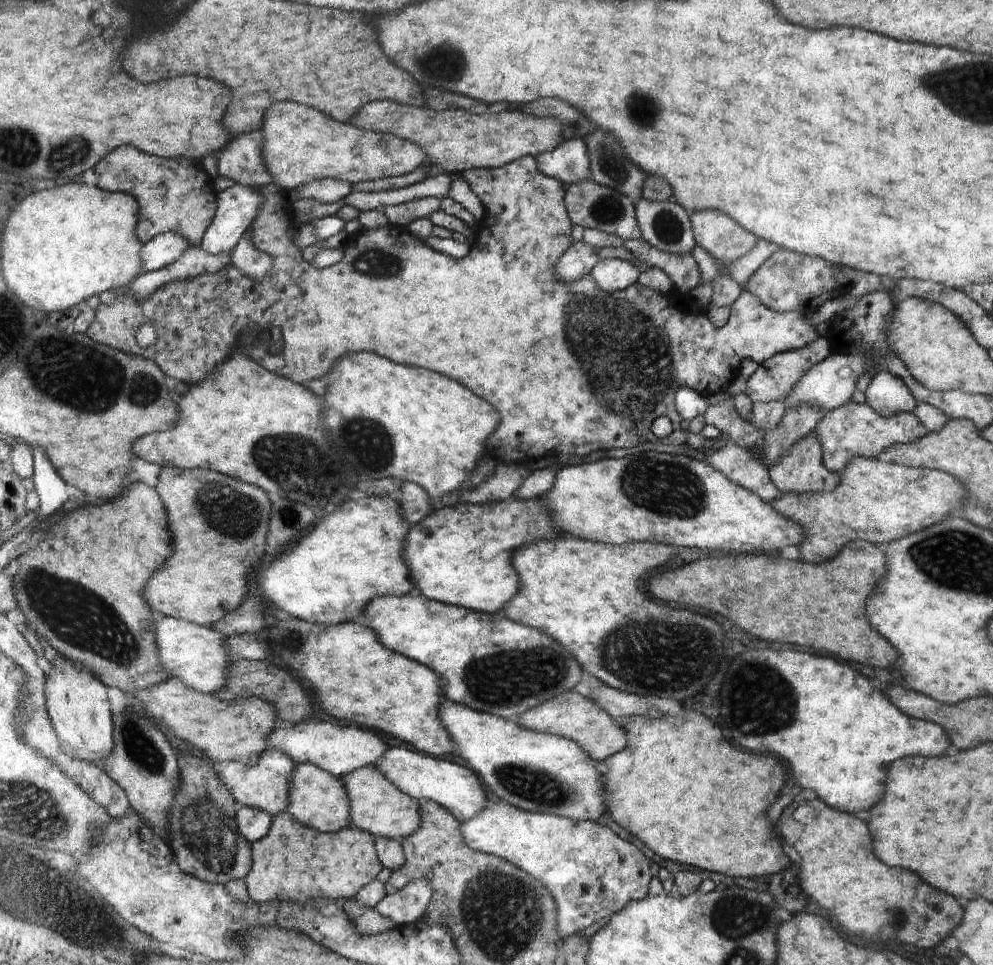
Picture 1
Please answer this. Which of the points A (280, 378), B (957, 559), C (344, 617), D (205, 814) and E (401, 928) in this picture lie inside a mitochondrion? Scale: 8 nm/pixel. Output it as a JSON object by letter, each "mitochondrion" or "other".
{"A":"other","B":"mitochondrion","C":"other","D":"mitochondrion","E":"other"}

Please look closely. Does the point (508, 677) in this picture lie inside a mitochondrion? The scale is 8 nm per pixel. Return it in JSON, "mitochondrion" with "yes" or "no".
{"mitochondrion":"yes"}

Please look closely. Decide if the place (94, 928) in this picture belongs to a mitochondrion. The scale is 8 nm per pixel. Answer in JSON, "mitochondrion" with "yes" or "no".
{"mitochondrion":"yes"}

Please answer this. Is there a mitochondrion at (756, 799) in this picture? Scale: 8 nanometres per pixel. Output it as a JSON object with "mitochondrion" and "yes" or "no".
{"mitochondrion":"no"}

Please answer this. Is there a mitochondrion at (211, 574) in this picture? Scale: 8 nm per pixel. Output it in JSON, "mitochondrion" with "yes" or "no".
{"mitochondrion":"no"}

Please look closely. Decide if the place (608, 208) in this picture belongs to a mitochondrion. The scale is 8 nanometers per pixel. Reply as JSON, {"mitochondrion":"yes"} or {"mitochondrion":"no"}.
{"mitochondrion":"yes"}

